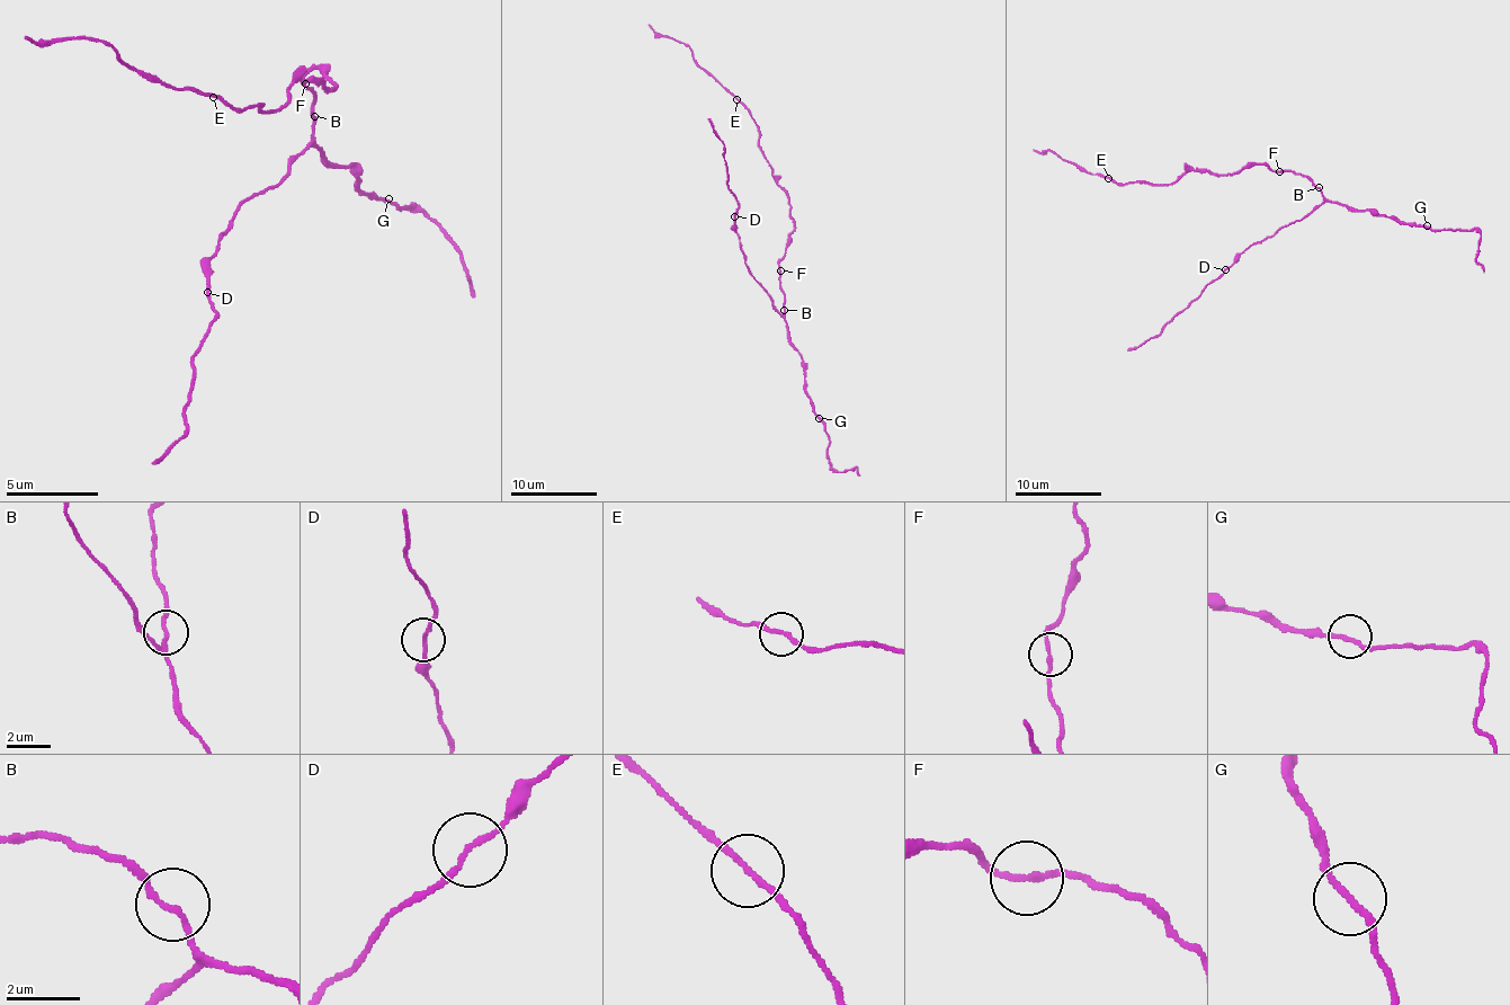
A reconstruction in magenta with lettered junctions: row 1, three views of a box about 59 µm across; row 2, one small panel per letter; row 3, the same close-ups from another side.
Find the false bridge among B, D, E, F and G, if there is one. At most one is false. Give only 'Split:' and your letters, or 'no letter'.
Split: no letter

